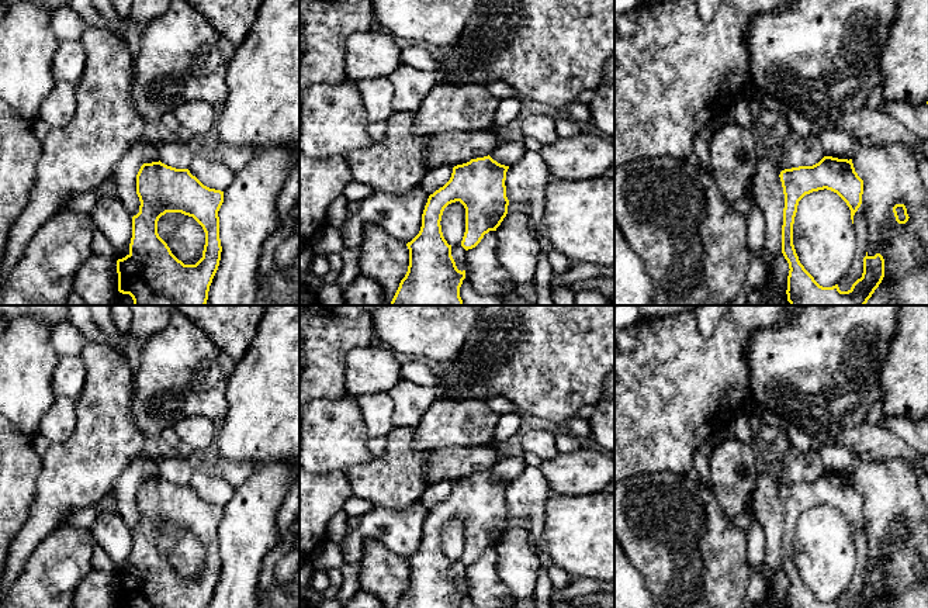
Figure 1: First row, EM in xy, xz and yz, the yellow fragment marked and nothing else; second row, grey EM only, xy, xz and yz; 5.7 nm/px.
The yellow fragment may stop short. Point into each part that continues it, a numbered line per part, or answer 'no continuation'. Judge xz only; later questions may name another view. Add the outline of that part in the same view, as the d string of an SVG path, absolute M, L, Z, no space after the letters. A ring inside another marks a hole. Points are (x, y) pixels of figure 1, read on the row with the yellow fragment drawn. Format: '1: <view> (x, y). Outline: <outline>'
no continuation

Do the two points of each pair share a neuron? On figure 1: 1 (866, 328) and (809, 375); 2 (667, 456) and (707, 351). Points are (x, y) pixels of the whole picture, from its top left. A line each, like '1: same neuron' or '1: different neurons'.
1: same neuron
2: same neuron

